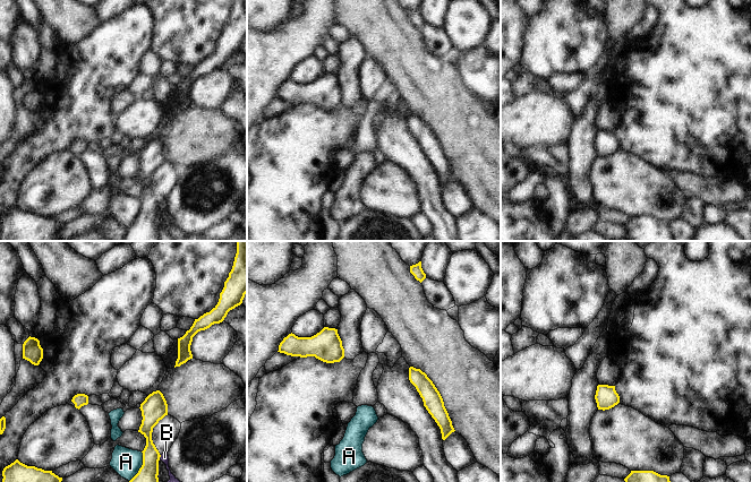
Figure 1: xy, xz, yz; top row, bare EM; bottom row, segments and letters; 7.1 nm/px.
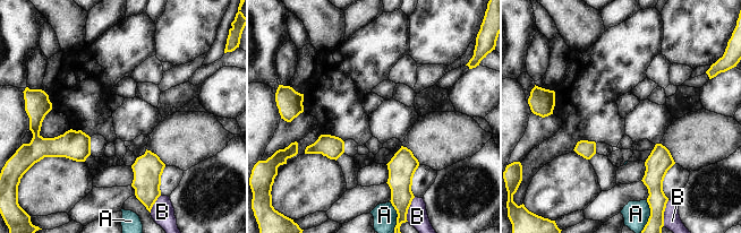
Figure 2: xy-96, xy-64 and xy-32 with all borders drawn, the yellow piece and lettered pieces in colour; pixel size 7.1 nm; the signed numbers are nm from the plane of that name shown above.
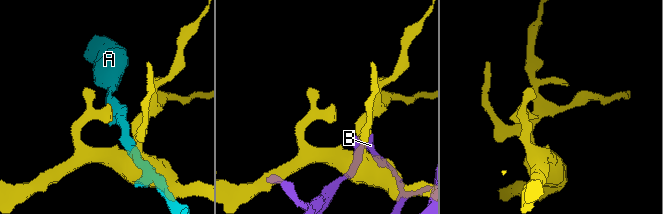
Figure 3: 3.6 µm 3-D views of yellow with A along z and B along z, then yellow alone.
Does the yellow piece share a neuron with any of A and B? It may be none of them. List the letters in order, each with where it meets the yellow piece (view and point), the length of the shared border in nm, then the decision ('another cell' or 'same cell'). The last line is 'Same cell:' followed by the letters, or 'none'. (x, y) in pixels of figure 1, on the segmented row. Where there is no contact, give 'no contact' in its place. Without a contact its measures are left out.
A: meets yellow in xy at (142, 466); contact 240 nm long; another cell
B: meets yellow in xy at (160, 456); contact 40 nm long; another cell
Same cell: none

